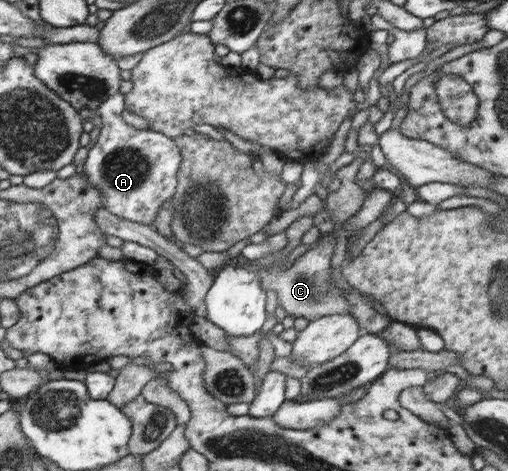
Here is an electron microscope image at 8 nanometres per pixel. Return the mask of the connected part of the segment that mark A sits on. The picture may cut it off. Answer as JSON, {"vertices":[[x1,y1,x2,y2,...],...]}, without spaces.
{"vertices":[[115,94,98,108,102,125,96,142,89,148,83,173,105,196,106,210,119,218,149,225,161,204,175,194,180,172,181,152,176,142,161,131,141,129,125,122,121,111,126,108,126,94]]}

